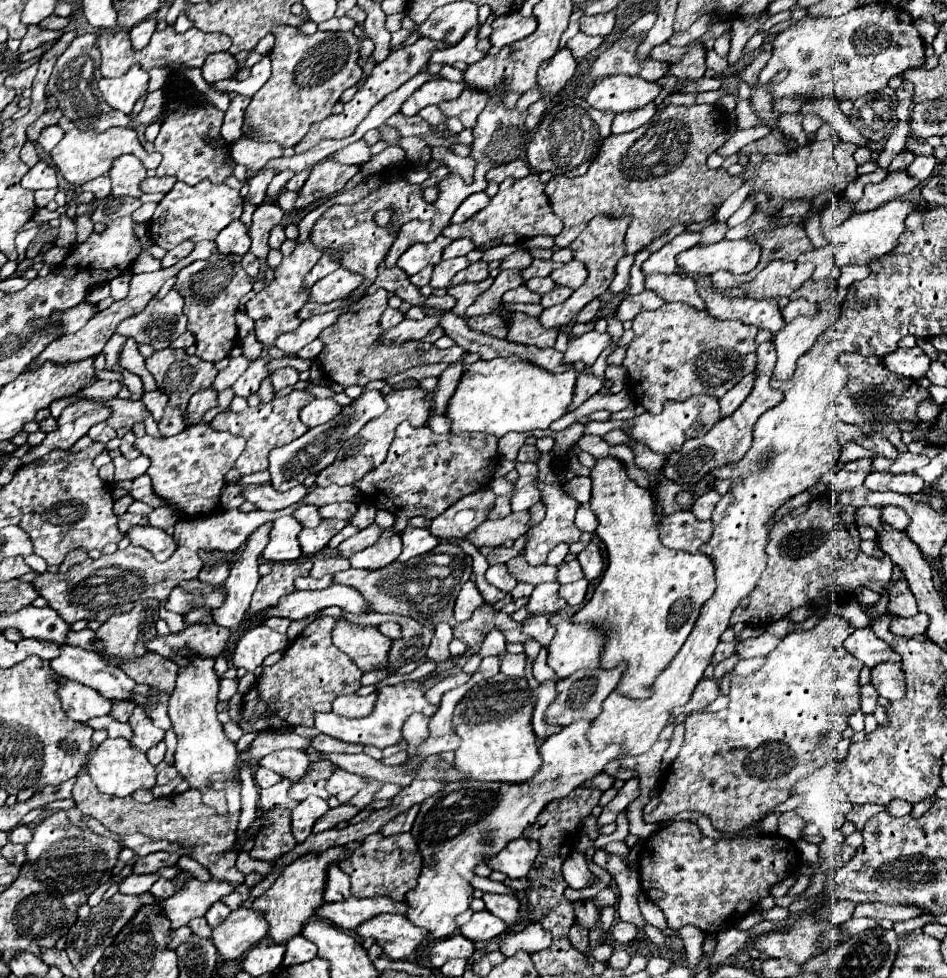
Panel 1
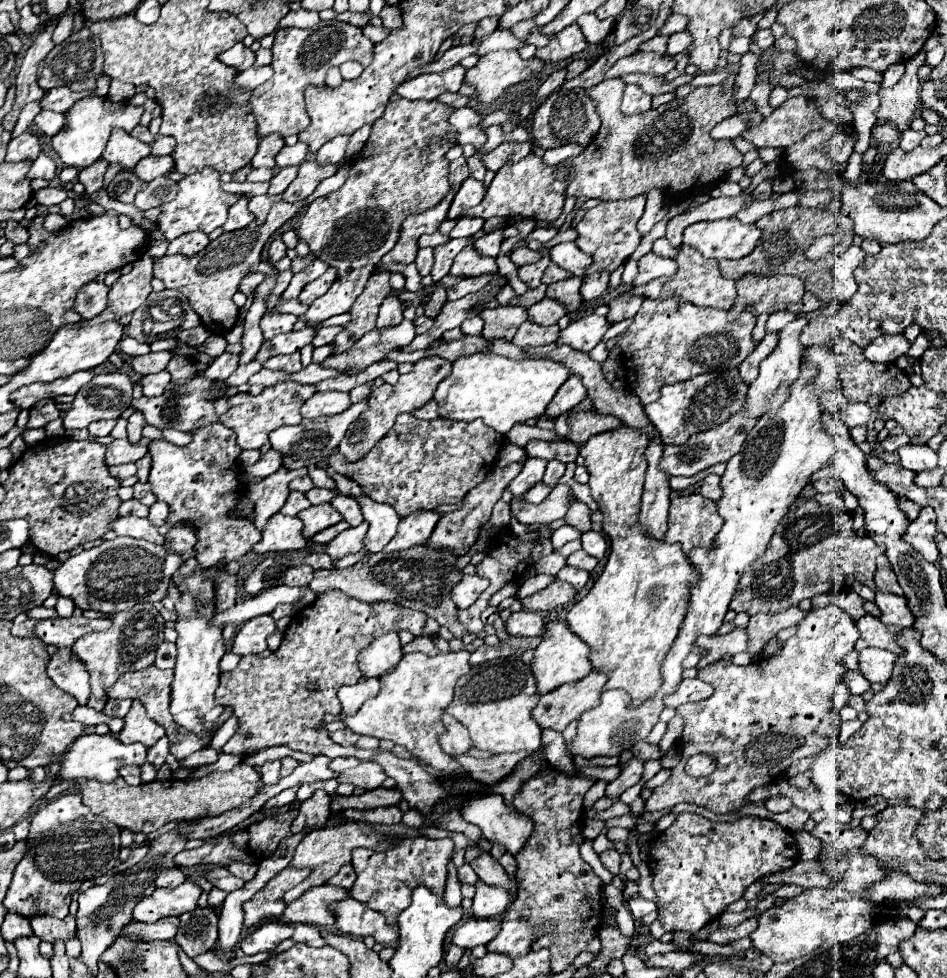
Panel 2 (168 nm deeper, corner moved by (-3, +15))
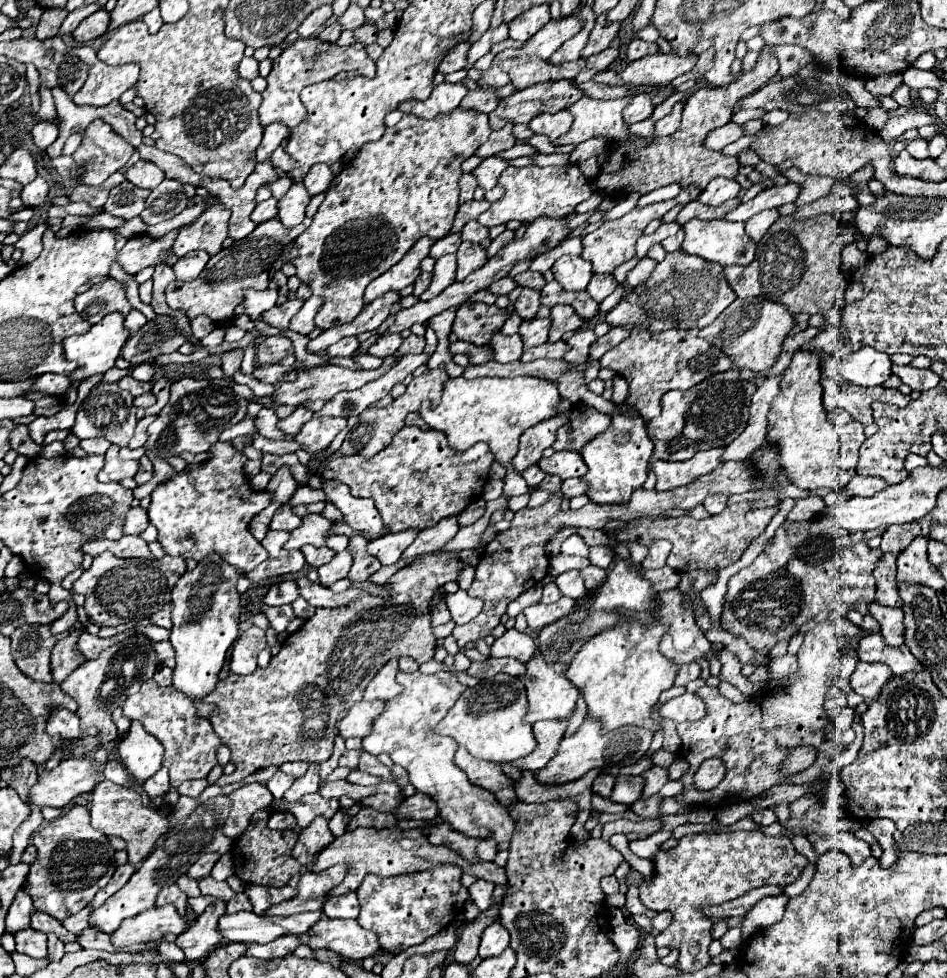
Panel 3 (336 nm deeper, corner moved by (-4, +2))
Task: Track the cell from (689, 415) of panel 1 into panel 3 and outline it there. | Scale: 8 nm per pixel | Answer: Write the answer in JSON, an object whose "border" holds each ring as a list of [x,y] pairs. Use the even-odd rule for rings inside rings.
{"border":[[[737,369],[717,373],[687,391],[669,391],[663,395],[661,401],[661,415],[647,423],[649,439],[655,445],[653,459],[663,461],[687,461],[697,451],[725,447],[747,425],[751,395],[755,393],[755,385],[739,377]]]}

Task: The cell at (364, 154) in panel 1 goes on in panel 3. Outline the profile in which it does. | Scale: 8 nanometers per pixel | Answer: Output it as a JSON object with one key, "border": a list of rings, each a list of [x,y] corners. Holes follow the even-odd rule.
{"border":[[[313,165],[313,169],[309,169],[309,173],[305,175],[303,183],[305,183],[305,189],[309,191],[309,195],[317,195],[329,187],[333,177],[335,175],[331,171],[331,165]]]}

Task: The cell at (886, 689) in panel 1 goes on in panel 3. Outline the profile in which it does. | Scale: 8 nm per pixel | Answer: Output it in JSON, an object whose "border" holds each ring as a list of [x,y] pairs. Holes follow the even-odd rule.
{"border":[[[859,661],[857,669],[851,675],[851,689],[857,695],[871,701],[877,697],[877,693],[881,693],[881,689],[891,677],[893,673],[889,673],[887,665],[869,665],[869,663]]]}

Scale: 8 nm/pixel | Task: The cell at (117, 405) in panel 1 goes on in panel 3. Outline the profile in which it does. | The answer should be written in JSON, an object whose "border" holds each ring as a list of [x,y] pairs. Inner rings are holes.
{"border":[[[183,377],[179,381],[173,381],[169,403],[161,409],[157,419],[147,429],[149,433],[149,439],[145,443],[147,457],[165,459],[171,455],[179,455],[181,451],[203,453],[213,443],[219,441],[219,435],[225,429],[237,425],[245,417],[245,413],[247,413],[247,399],[235,395],[227,387],[213,385],[209,383],[209,379]]]}

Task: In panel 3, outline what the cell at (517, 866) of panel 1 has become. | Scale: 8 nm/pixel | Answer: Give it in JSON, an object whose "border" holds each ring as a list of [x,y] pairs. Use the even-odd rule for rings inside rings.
{"border":[[[399,671],[397,681],[403,685],[403,693],[385,703],[385,711],[377,717],[377,721],[373,721],[371,733],[363,737],[363,749],[371,755],[387,753],[395,765],[407,769],[411,785],[437,803],[439,815],[453,829],[475,839],[495,839],[497,843],[511,841],[517,827],[515,819],[493,797],[493,793],[471,785],[465,773],[453,763],[457,741],[451,737],[441,737],[433,731],[467,685],[459,683],[451,671],[439,671],[433,675]]]}

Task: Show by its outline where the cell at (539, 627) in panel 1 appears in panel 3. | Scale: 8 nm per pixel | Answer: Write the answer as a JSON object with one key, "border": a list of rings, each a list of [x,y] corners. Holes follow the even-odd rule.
{"border":[[[509,629],[491,645],[491,657],[515,657],[517,661],[527,663],[537,651],[537,643],[529,633]]]}

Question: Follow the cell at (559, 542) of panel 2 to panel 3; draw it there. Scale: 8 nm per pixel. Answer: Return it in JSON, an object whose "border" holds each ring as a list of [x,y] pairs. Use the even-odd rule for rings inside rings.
{"border":[[[571,535],[569,539],[565,539],[561,551],[567,553],[567,555],[579,555],[579,557],[587,557],[589,555],[589,547],[583,543],[583,539],[579,535]]]}

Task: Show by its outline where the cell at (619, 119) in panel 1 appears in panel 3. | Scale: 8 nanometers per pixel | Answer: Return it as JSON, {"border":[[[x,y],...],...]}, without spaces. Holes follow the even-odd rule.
{"border":[[[635,95],[631,99],[631,103],[623,109],[623,119],[627,125],[633,125],[637,121],[649,119],[651,113],[653,113],[653,103],[651,103],[649,95]]]}

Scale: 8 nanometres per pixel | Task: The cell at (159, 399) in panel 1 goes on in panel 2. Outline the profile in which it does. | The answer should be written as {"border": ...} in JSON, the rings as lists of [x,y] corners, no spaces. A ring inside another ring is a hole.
{"border":[[[164,370],[164,372],[158,372],[158,374],[144,376],[140,380],[140,386],[142,386],[144,396],[160,396],[168,382],[170,382],[170,374]]]}

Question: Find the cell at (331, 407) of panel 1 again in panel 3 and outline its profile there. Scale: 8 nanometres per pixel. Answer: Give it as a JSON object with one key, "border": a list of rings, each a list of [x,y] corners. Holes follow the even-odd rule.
{"border":[[[315,415],[301,427],[295,441],[301,443],[305,447],[305,451],[317,453],[317,451],[329,447],[331,441],[335,439],[335,435],[343,427],[347,427],[345,417],[317,417]]]}

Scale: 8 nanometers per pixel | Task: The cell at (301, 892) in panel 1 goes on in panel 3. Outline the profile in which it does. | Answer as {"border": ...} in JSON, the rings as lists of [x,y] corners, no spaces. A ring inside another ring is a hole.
{"border":[[[355,829],[355,831],[347,831],[345,835],[341,837],[335,837],[333,843],[329,843],[325,849],[321,849],[311,865],[311,871],[323,871],[327,867],[333,867],[333,865],[347,865],[349,871],[343,879],[341,885],[337,885],[333,891],[329,891],[329,895],[343,895],[343,893],[349,893],[349,891],[357,891],[357,887],[361,885],[363,877],[367,873],[375,873],[379,877],[391,877],[391,875],[403,875],[403,873],[413,873],[413,871],[425,871],[425,869],[431,869],[439,863],[455,863],[459,865],[465,873],[469,875],[475,875],[479,879],[485,879],[485,881],[491,881],[495,885],[505,885],[507,883],[507,875],[505,875],[505,869],[495,865],[495,863],[487,863],[487,861],[477,861],[475,865],[469,865],[467,861],[463,861],[455,851],[451,851],[449,847],[443,847],[443,845],[431,845],[423,831],[421,829],[381,829],[381,831],[375,831],[375,829]]]}

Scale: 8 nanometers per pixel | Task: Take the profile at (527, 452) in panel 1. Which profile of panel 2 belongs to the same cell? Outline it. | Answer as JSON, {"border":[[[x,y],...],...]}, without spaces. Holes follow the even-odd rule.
{"border":[[[532,440],[526,446],[526,454],[528,456],[536,456],[536,458],[544,458],[544,460],[560,460],[564,464],[574,462],[578,456],[578,446],[572,442],[542,442],[542,440]]]}

